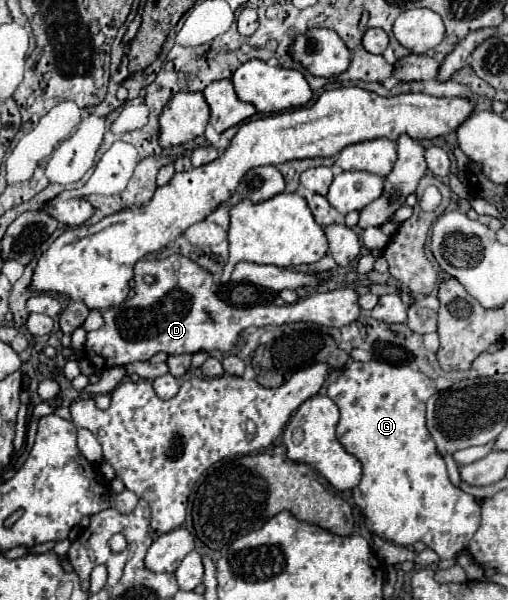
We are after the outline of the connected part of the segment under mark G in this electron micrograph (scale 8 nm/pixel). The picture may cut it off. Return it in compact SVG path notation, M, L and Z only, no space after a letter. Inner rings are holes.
M349 361L339 379L329 385L327 395L341 411L337 439L349 453L357 455L363 465L363 477L353 489L353 501L365 513L367 529L395 545L413 545L423 541L439 555L439 559L453 559L469 545L469 539L473 539L479 527L481 507L471 495L449 483L445 459L437 453L435 443L429 439L429 431L425 427L425 403L435 391L433 379L417 369L409 369L407 365L397 367L383 361Z

